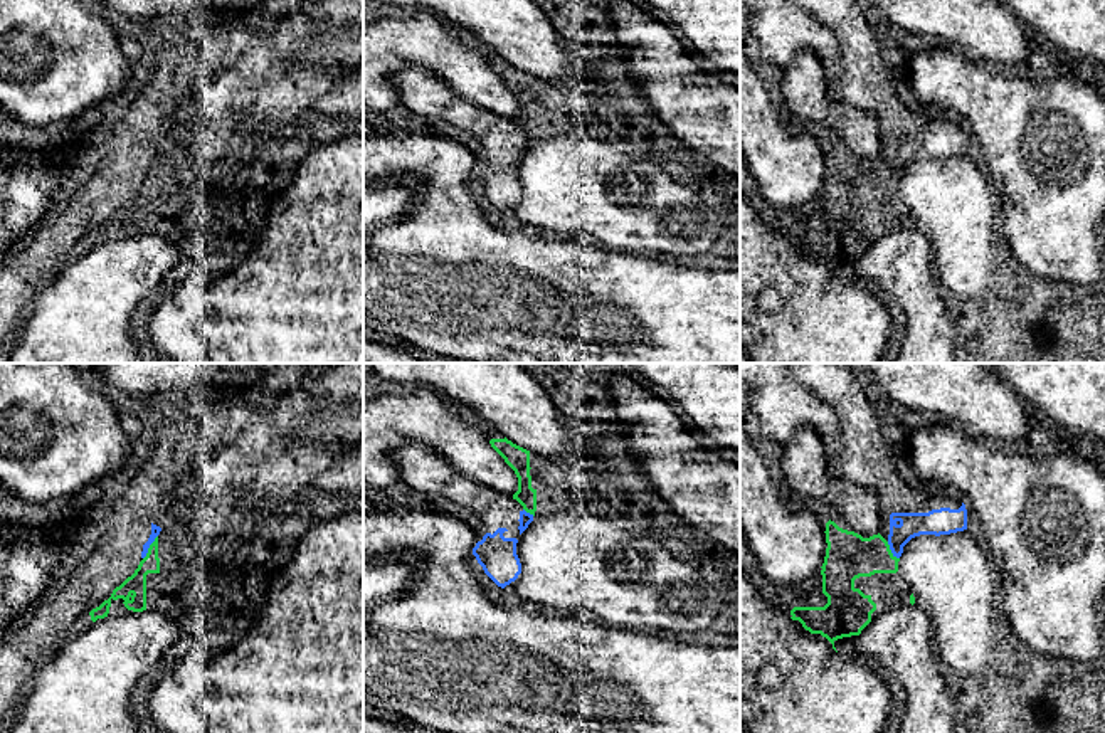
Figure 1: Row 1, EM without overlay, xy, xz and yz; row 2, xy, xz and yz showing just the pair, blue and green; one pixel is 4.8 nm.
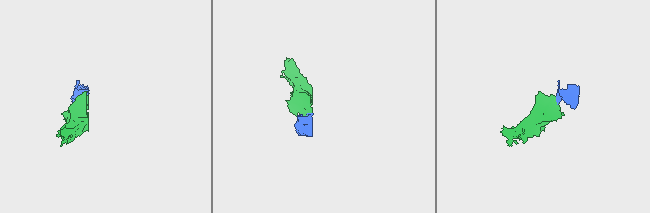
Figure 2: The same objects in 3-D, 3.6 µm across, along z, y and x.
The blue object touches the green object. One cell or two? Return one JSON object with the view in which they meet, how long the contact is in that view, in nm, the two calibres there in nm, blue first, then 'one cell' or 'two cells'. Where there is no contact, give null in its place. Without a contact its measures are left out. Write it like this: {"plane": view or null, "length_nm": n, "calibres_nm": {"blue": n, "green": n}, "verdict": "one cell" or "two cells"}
{"plane": "xy", "length_nm": 140, "calibres_nm": {"blue": 50, "green": 100}, "verdict": "two cells"}

